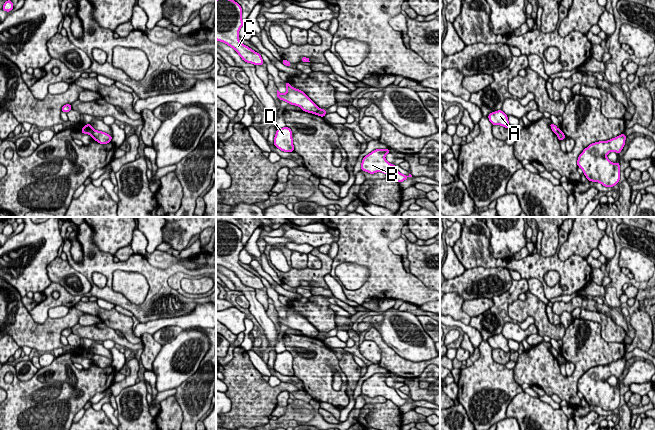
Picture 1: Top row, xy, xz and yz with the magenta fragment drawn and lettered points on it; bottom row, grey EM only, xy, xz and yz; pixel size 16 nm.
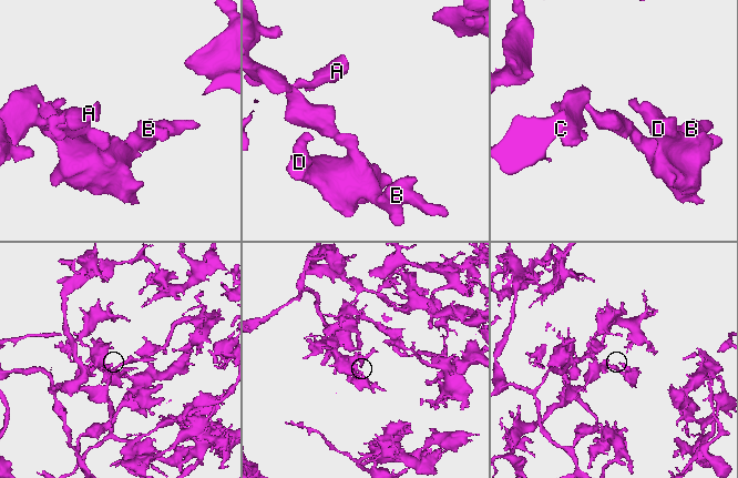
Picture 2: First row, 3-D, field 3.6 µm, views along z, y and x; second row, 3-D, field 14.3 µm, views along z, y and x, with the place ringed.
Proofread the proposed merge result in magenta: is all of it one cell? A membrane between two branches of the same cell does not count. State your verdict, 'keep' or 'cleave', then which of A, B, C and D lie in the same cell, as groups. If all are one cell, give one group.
cleave; A C / B D

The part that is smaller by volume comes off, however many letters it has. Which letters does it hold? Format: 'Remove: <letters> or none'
Remove: B, D

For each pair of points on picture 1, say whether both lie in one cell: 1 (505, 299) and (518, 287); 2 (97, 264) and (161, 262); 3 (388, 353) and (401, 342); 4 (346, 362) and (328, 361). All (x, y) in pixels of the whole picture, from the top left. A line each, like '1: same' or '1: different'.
1: same
2: different
3: different
4: different

